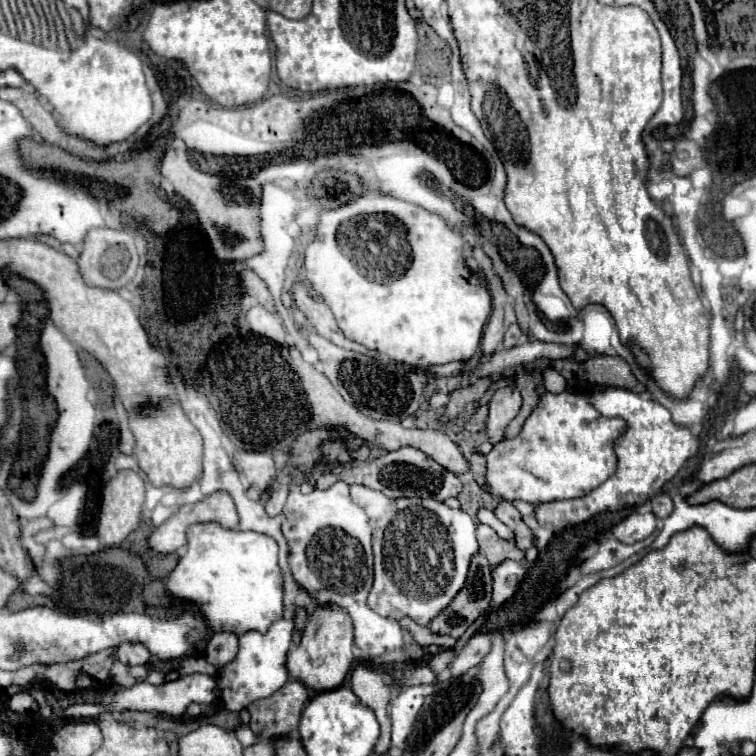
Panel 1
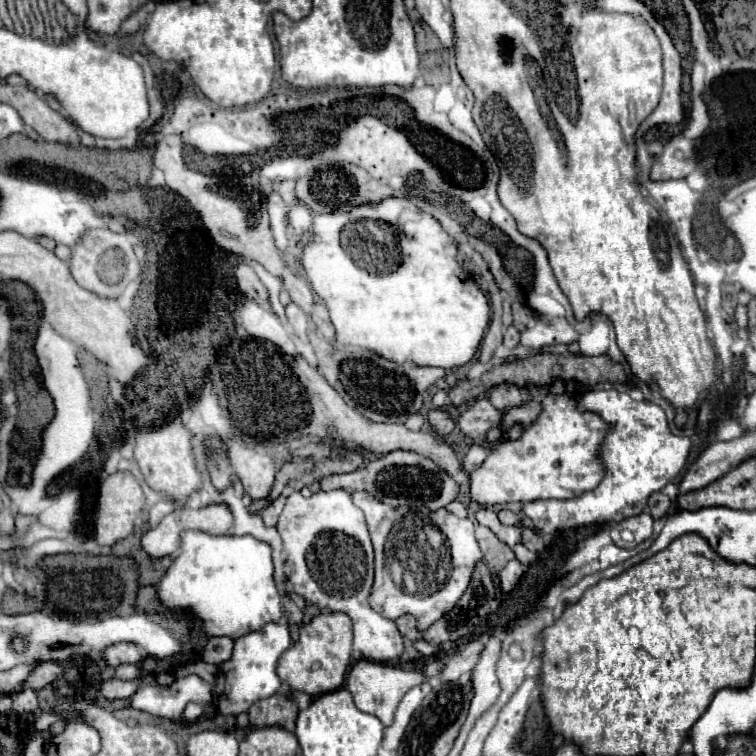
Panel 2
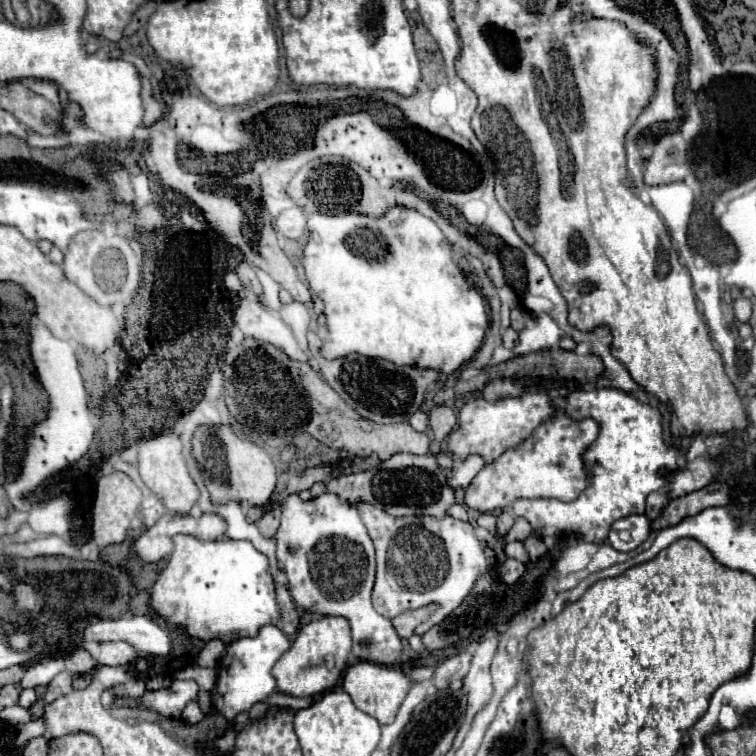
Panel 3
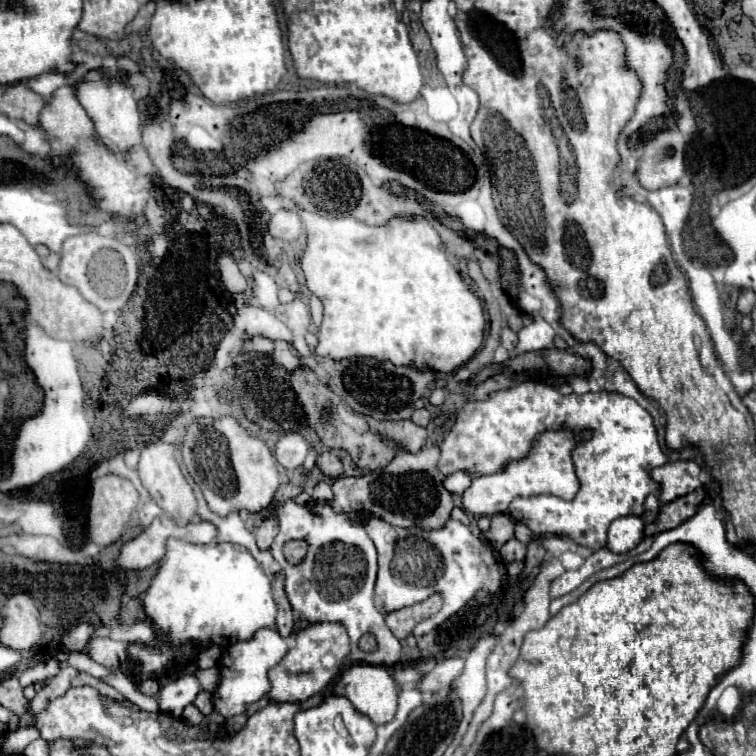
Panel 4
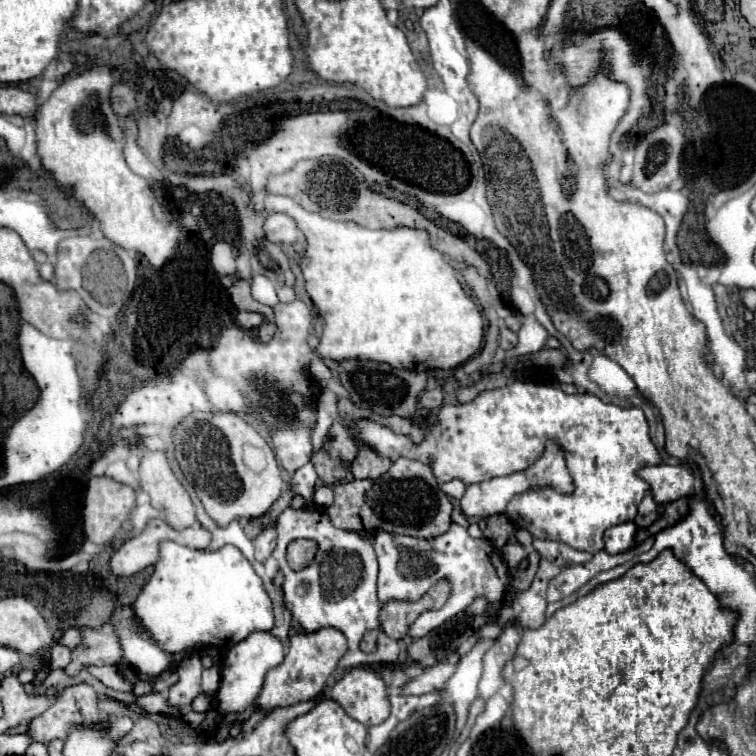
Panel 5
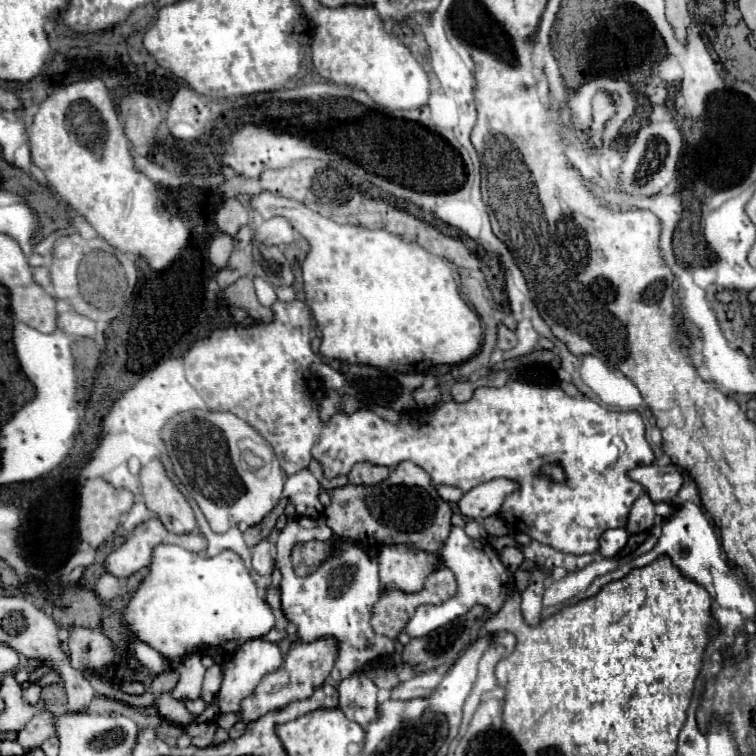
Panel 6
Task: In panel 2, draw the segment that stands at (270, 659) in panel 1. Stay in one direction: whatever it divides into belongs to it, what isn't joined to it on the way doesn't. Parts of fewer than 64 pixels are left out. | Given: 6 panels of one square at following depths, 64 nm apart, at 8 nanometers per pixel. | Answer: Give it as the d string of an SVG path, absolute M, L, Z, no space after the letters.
M270 622L260 632L250 632L236 640L234 654L228 662L218 666L218 678L214 684L214 700L222 714L240 714L256 700L264 700L282 688L282 680L276 674L276 664L282 652L290 646L290 628L286 624Z

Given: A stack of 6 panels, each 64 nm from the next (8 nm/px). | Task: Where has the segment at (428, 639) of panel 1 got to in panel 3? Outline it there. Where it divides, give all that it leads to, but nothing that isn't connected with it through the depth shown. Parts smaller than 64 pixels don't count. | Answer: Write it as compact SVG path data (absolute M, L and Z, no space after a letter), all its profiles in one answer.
M424 606L424 608L418 608L418 610L408 610L408 612L402 612L400 616L392 618L392 624L398 632L400 638L410 638L414 634L414 628L424 622L430 614L434 612L434 606Z

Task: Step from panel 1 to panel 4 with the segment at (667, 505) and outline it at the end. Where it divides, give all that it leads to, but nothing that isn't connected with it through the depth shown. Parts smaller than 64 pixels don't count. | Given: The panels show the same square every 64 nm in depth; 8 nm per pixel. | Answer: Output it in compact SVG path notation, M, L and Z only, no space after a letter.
M650 494L650 496L646 498L646 502L644 502L644 512L646 512L646 516L652 516L652 518L656 520L656 516L658 516L658 512L660 512L660 500L658 500L656 494Z

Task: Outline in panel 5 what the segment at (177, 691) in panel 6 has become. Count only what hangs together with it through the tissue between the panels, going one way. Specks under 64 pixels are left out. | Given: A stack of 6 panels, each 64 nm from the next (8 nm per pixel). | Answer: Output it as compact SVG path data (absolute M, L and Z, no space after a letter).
M192 656L188 662L180 666L180 680L174 686L170 686L170 692L166 698L172 708L190 706L192 700L202 692L200 674L202 674L202 664L198 656Z

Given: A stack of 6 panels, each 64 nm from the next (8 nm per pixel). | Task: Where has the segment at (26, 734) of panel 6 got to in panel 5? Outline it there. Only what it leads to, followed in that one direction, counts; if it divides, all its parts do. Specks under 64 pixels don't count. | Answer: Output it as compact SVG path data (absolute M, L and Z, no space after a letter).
M76 684L58 694L54 704L30 722L28 734L48 744L68 734L72 726L108 726L108 716L98 710L98 694L88 684Z

